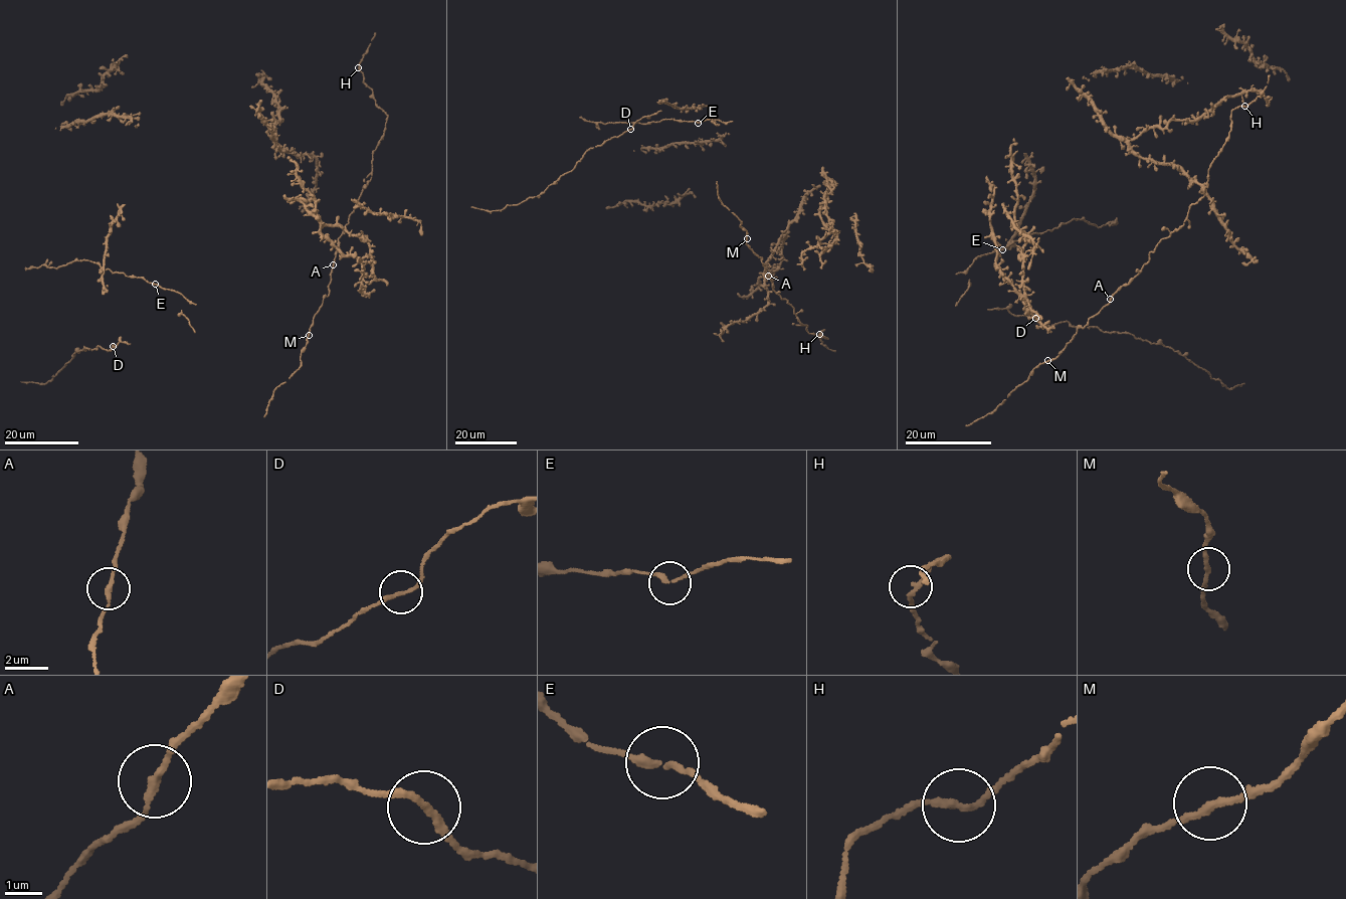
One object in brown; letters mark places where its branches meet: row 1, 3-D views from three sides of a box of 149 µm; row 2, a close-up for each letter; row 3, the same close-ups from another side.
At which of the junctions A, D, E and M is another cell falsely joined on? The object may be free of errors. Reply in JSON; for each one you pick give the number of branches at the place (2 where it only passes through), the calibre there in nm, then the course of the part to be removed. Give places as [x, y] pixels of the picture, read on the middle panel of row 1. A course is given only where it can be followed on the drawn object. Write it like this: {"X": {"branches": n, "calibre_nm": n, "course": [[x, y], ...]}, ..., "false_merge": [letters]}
{"false_merge": []}

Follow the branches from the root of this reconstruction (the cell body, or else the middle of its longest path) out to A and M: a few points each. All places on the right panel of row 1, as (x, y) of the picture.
A: (1150, 252), (1149, 259), (1138, 274), (1110, 299)
M: (1150, 252), (1149, 259), (1138, 274), (1088, 323), (1077, 330), (1058, 355), (1047, 360)

